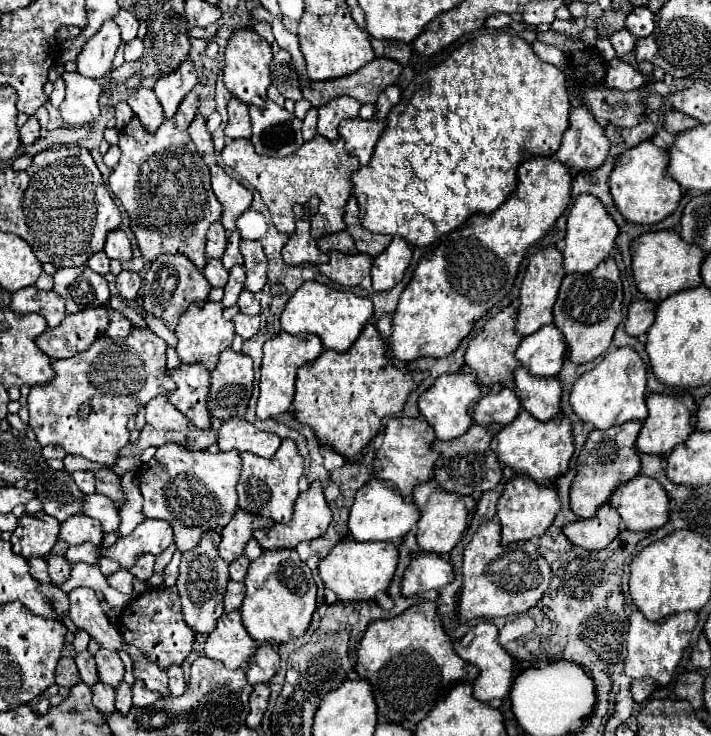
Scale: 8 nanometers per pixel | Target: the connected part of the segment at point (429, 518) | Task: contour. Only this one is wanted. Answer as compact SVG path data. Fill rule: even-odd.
M425 481L417 485L413 491L413 499L421 509L421 519L417 523L417 541L421 549L427 553L447 555L459 543L463 531L467 529L467 519L469 515L475 513L475 499L449 493L433 481Z

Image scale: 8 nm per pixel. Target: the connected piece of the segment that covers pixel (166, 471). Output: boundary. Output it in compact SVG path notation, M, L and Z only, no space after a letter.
M167 443L163 447L157 449L155 457L147 463L141 465L141 469L137 471L137 481L139 481L139 491L145 499L145 505L143 505L143 511L147 517L153 517L153 519L163 519L171 525L173 529L173 539L175 539L175 545L181 553L185 551L191 551L203 533L211 531L211 529L217 529L221 531L235 515L237 511L237 491L235 491L235 485L239 481L239 475L241 475L241 457L237 451L219 451L219 453L209 453L209 451L203 451L203 453L195 453L195 451L187 451L179 445L173 445L173 443Z

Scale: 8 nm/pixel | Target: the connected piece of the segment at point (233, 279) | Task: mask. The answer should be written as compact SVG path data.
M235 265L231 271L229 271L229 281L225 285L225 297L223 297L223 307L233 307L237 305L237 299L239 299L239 293L243 291L243 285L245 285L245 267L243 265Z

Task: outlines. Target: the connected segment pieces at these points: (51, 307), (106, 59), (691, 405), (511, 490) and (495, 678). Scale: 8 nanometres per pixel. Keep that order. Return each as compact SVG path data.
M27 287L13 293L9 307L13 313L21 313L21 315L27 313L43 315L49 327L61 325L61 321L67 315L65 303L63 299L59 299L59 295L55 295L55 291L41 291L37 287Z
M111 19L111 21L103 23L99 33L91 41L87 41L85 49L77 57L79 73L83 77L91 77L91 79L109 75L109 67L111 67L111 61L113 61L119 45L121 45L121 29Z
M651 393L647 395L649 417L643 423L643 429L637 437L637 451L639 453L655 453L655 455L669 455L675 445L685 443L687 437L695 431L693 413L695 413L695 399L685 395L669 395L669 393Z
M513 475L505 485L503 495L497 501L497 517L501 521L501 543L509 545L515 541L541 537L551 527L559 509L561 509L561 501L555 487L539 485L527 475Z
M479 621L457 645L455 645L455 651L461 659L465 659L467 663L473 663L479 667L481 675L477 677L477 681L473 683L473 693L479 701L483 703L489 703L491 699L503 699L511 685L513 685L513 659L511 655L499 645L497 641L499 637L499 629L497 625L493 625L491 621Z

